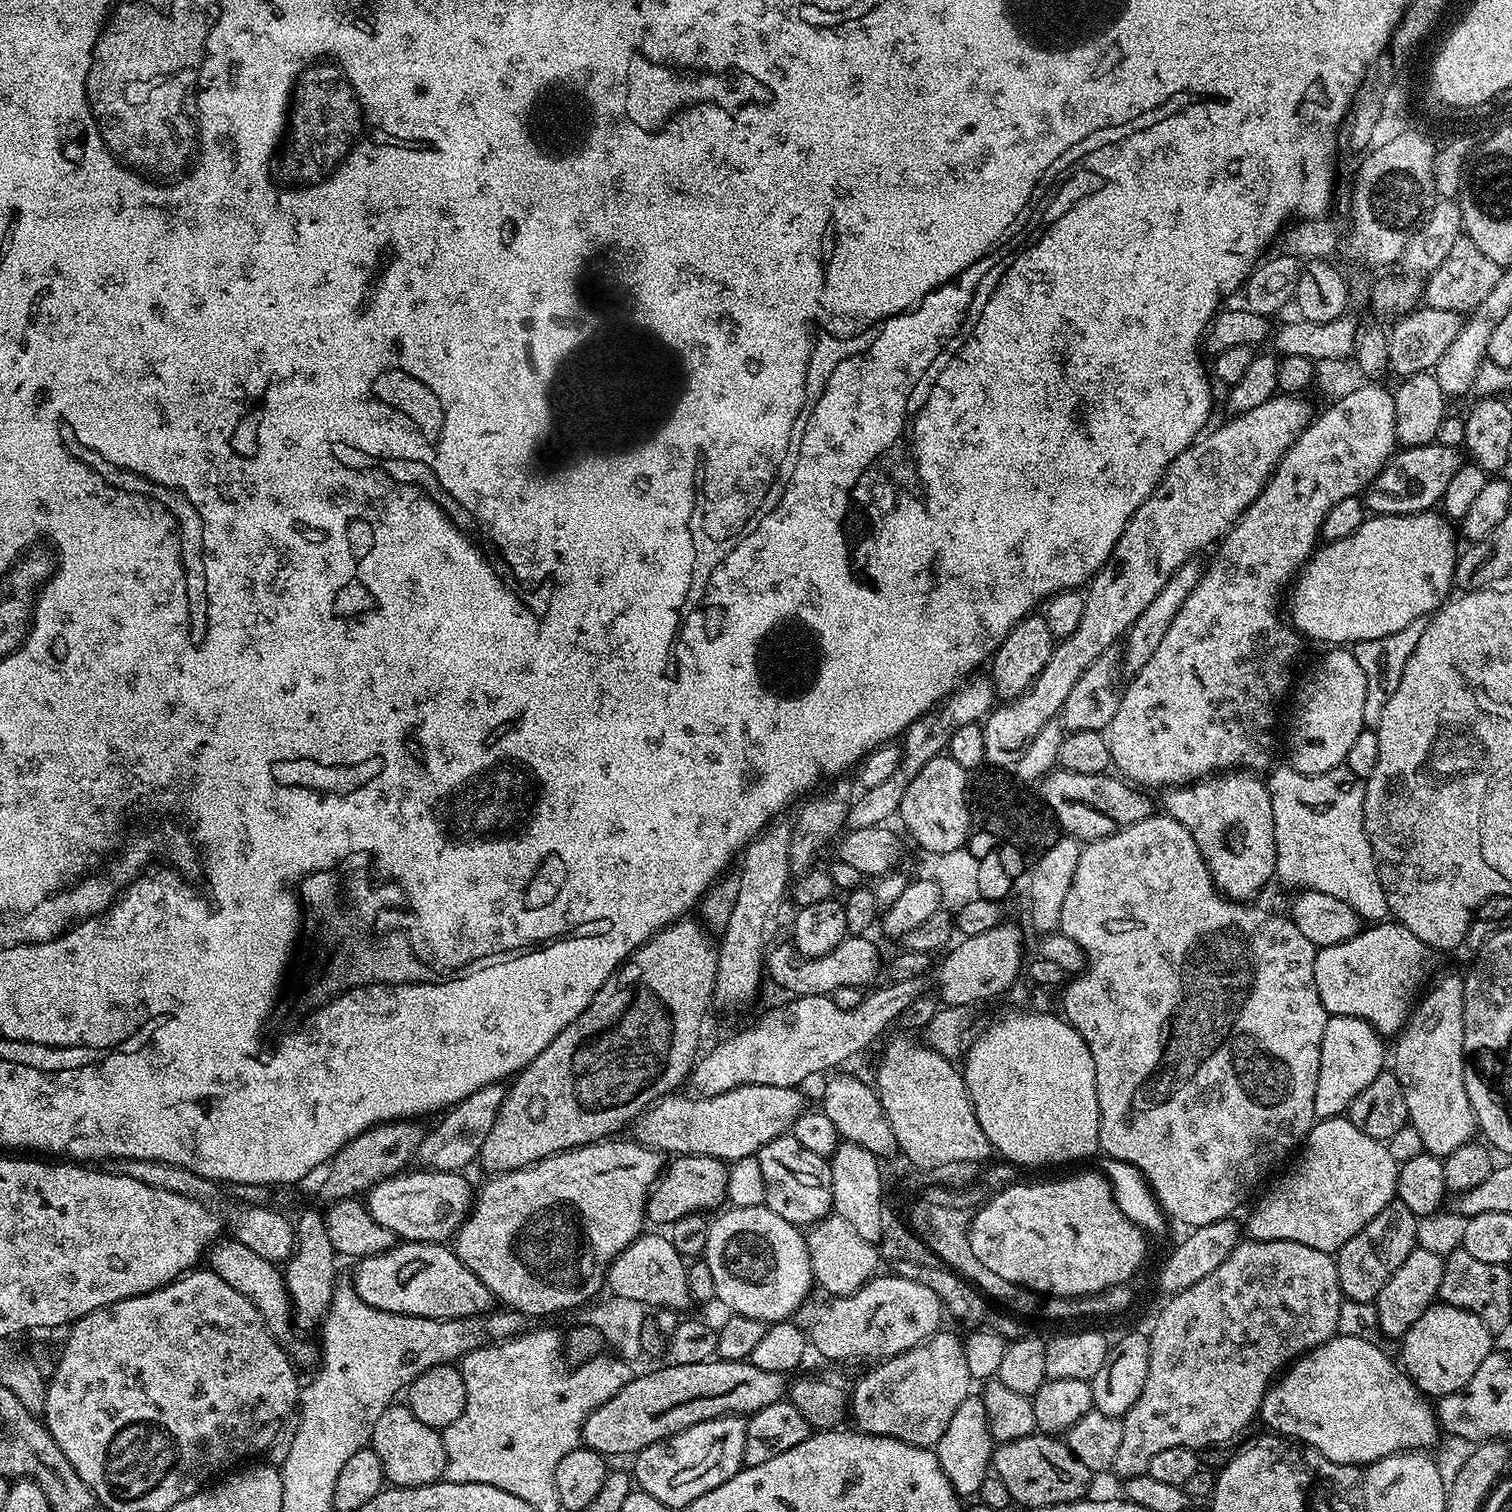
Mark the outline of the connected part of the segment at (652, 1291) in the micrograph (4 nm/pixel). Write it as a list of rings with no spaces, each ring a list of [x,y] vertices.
[[[641,1234],[634,1242],[630,1242],[630,1246],[626,1246],[626,1250],[622,1250],[622,1254],[618,1254],[618,1258],[614,1258],[608,1267],[607,1291],[612,1296],[633,1299],[652,1310],[683,1310],[687,1304],[693,1303],[690,1286],[686,1286],[688,1269],[685,1257],[680,1256],[667,1235],[648,1235]]]

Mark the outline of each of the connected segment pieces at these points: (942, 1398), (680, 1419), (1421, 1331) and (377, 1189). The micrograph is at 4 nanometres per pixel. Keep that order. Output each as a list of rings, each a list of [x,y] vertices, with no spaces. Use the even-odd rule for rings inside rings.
[[[947,1330],[932,1333],[923,1344],[905,1348],[873,1368],[876,1369],[866,1373],[850,1392],[850,1416],[853,1421],[856,1419],[855,1427],[872,1436],[898,1438],[919,1448],[932,1448],[940,1441],[942,1434],[946,1434],[946,1426],[950,1426],[950,1418],[954,1418],[954,1410],[962,1406],[974,1387],[970,1369],[966,1367],[963,1339]]]
[[[713,1358],[694,1362],[693,1364],[669,1363],[668,1368],[656,1368],[645,1376],[633,1375],[632,1381],[618,1390],[612,1400],[602,1402],[586,1418],[583,1430],[582,1444],[585,1448],[593,1448],[605,1458],[612,1456],[628,1456],[640,1452],[659,1440],[670,1438],[698,1422],[713,1420],[719,1416],[738,1416],[747,1418],[753,1412],[766,1406],[774,1406],[774,1402],[785,1399],[789,1377],[783,1372],[774,1370],[758,1370],[748,1360],[721,1360]]]
[[[1437,1302],[1428,1307],[1426,1314],[1410,1326],[1402,1338],[1404,1344],[1403,1371],[1413,1384],[1429,1398],[1454,1394],[1474,1378],[1474,1370],[1494,1351],[1494,1333],[1470,1310]]]
[[[421,1169],[401,1172],[370,1188],[364,1203],[376,1222],[403,1241],[447,1243],[456,1235],[474,1202],[473,1189],[461,1173]]]

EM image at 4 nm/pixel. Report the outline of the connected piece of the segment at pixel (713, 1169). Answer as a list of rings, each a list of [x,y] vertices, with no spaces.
[[[676,1156],[661,1171],[656,1183],[648,1193],[646,1220],[649,1225],[664,1224],[671,1226],[676,1220],[687,1215],[707,1213],[707,1208],[719,1209],[728,1194],[729,1165],[718,1158],[709,1156]]]

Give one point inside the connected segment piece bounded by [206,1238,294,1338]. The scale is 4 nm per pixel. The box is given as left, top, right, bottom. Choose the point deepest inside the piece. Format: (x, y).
(263, 1282)

